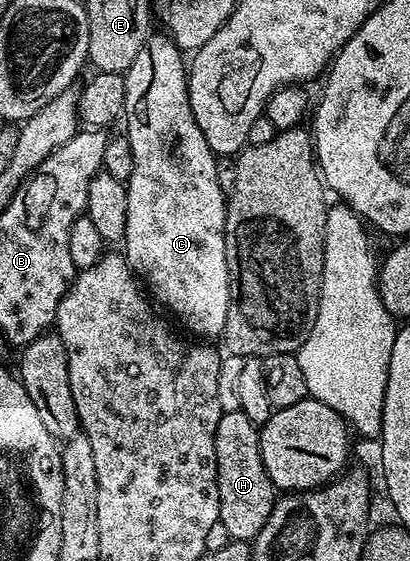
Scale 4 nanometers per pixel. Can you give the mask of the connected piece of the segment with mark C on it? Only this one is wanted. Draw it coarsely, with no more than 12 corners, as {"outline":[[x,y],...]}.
{"outline":[[186,56],[124,72],[123,254],[194,336],[229,308],[227,192]]}

